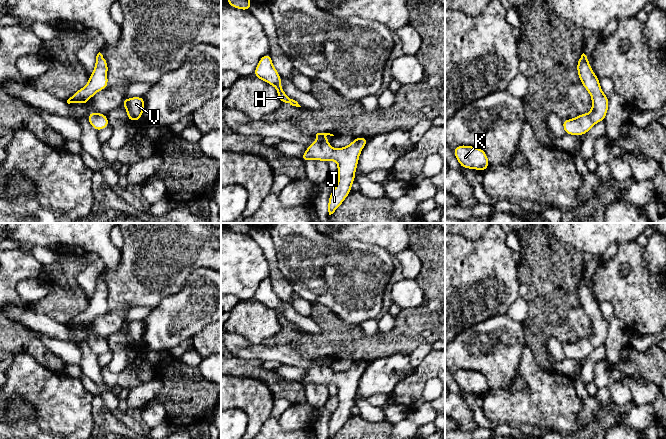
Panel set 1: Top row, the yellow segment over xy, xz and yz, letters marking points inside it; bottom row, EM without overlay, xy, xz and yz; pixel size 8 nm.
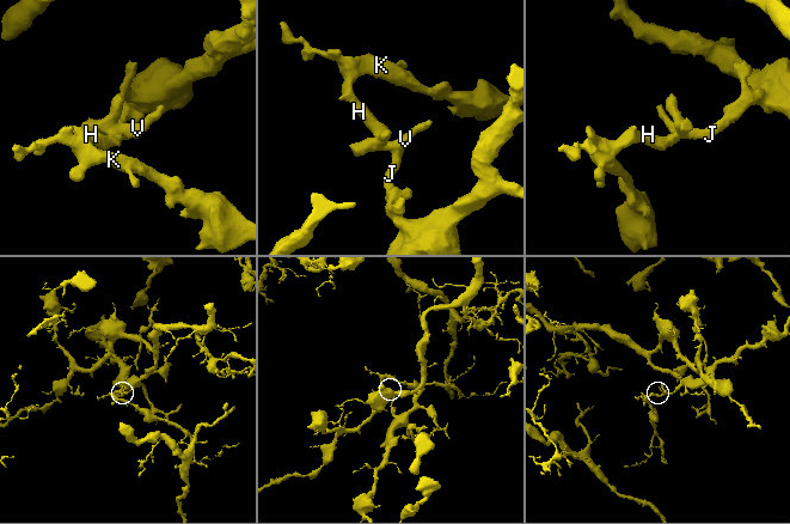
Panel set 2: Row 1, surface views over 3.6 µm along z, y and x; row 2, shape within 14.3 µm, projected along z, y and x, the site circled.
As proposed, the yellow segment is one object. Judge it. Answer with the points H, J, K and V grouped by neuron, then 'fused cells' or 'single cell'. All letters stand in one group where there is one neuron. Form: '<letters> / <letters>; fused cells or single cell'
H J K V; single cell

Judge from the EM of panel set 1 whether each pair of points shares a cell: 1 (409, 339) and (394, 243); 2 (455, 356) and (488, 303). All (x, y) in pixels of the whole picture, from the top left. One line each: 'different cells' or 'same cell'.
1: different cells
2: different cells

